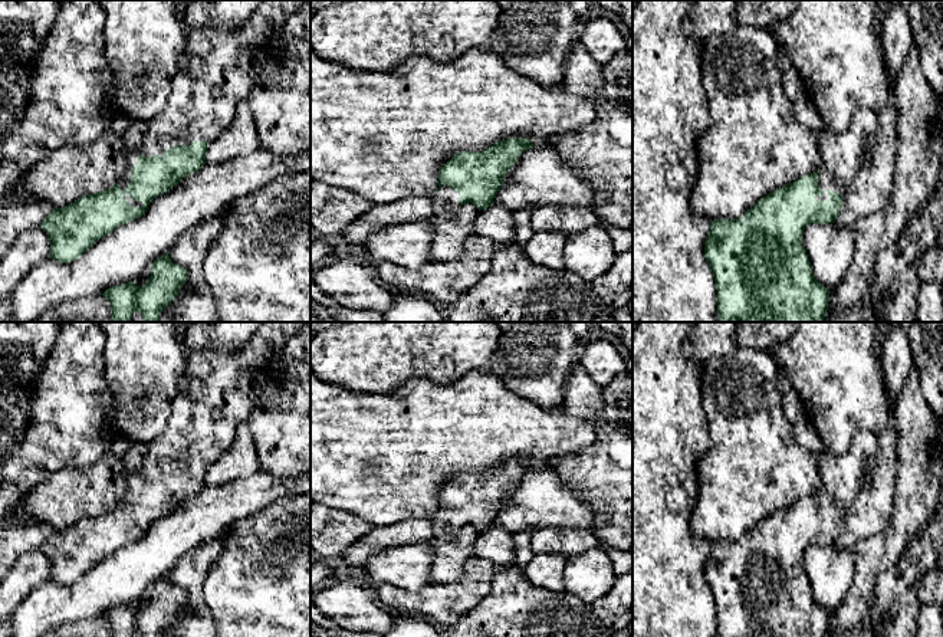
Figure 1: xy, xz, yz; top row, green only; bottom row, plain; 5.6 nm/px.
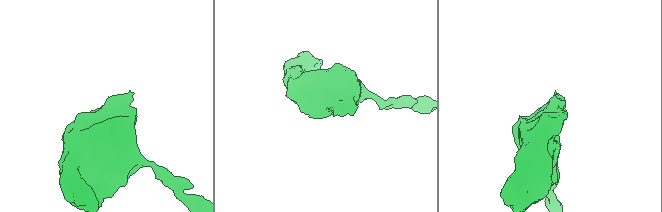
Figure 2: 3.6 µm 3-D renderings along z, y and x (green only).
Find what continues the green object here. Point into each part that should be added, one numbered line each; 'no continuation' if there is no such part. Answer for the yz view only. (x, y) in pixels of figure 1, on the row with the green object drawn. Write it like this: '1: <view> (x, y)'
1: yz (840, 153)

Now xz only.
1: xz (446, 202)

